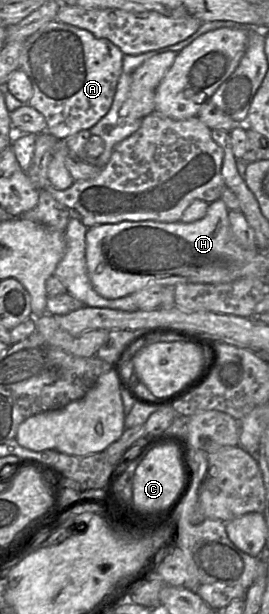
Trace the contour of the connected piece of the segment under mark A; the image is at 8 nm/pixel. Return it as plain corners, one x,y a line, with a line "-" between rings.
52,20
42,26
38,31
29,36
23,44
21,54
19,57
19,69
24,71
28,78
31,81
33,88
33,95
28,101
28,105
38,110
46,119
47,129
46,131
50,133
57,139
65,140
69,136
72,136
84,129
90,129
93,127
102,117
104,117
109,109
111,108
113,98
115,95
115,91
117,88
118,80
122,73
122,65
123,65
123,52
111,41
106,38
98,38
94,36
88,30
78,28
76,26
66,24
63,22
59,22
58,20

